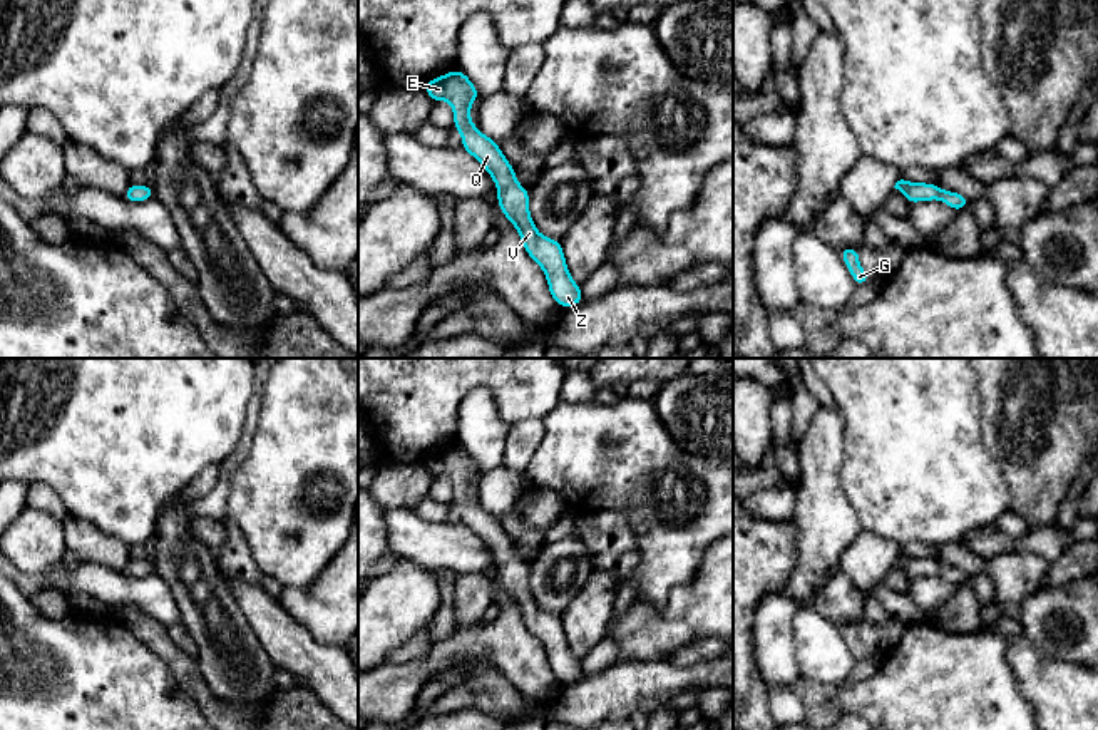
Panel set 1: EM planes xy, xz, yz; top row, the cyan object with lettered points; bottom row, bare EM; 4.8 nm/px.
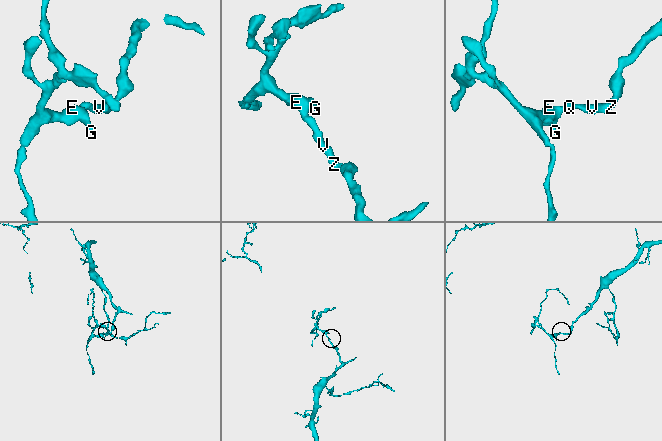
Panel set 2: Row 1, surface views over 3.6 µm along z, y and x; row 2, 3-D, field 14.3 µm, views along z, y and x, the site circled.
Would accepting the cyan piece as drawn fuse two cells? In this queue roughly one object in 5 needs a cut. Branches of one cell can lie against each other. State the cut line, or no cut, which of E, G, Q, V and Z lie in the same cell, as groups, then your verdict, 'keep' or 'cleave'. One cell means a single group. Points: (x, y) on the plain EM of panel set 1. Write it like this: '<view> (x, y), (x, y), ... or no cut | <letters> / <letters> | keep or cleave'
no cut | E G Q V Z | keep

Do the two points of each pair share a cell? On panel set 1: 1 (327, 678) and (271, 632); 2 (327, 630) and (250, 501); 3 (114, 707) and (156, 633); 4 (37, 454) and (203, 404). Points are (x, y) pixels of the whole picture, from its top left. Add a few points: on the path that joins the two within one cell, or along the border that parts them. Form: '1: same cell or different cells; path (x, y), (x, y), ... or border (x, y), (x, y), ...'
1: same cell; path (313, 665), (285, 640)
2: different cells; border (330, 561), (303, 591), (285, 588)
3: different cells; border (121, 622), (173, 675)
4: same cell; path (79, 412), (87, 404), (161, 404)

